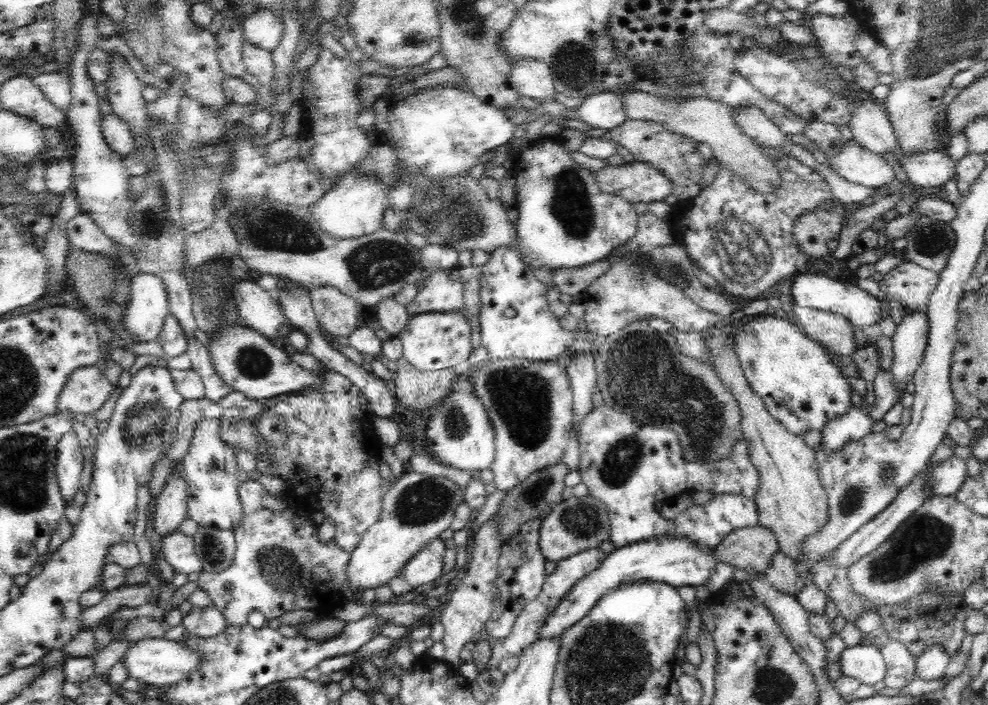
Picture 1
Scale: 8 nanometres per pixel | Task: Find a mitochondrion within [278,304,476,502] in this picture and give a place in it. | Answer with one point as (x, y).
(455, 423)

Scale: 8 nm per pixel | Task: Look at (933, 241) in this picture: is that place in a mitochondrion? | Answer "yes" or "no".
yes

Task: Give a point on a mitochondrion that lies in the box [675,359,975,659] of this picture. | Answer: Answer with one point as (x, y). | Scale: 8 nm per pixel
(928, 538)

